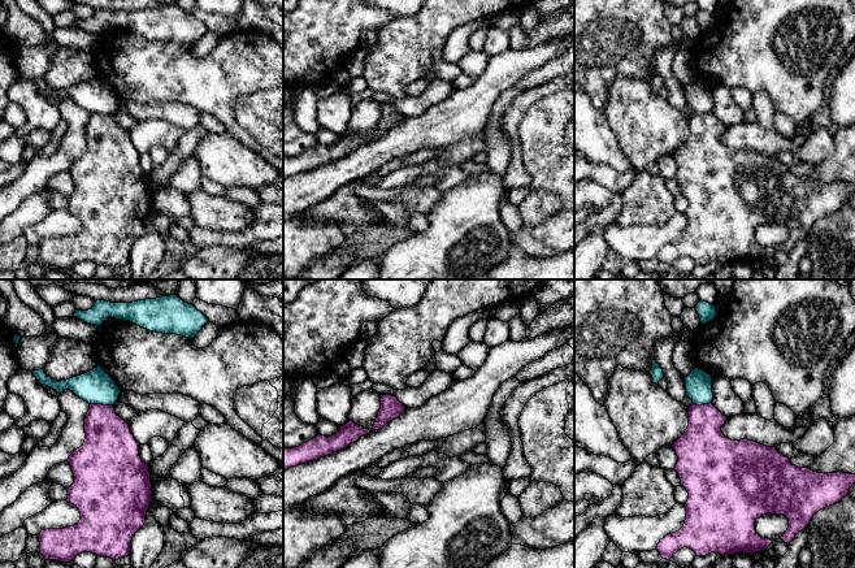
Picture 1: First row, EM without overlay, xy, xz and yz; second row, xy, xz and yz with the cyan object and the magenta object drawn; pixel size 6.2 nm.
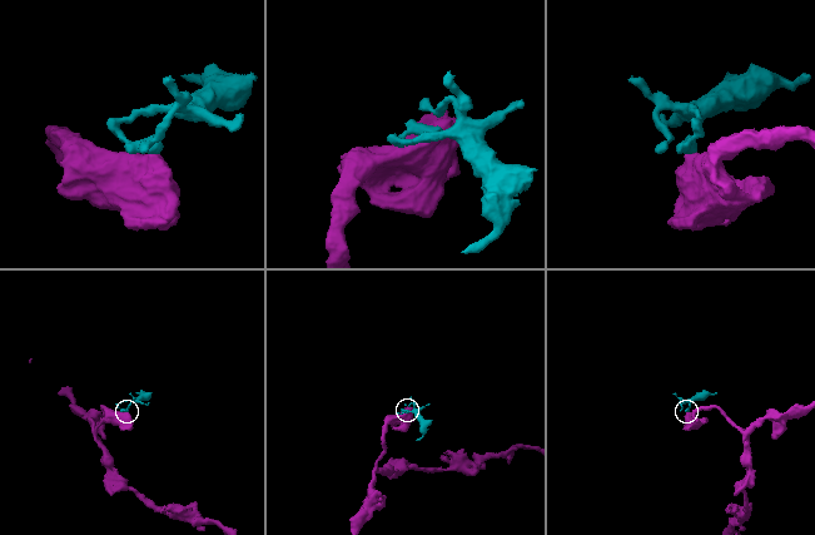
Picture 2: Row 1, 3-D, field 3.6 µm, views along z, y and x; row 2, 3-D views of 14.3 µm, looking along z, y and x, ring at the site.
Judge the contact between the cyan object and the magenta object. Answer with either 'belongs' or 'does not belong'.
does not belong

